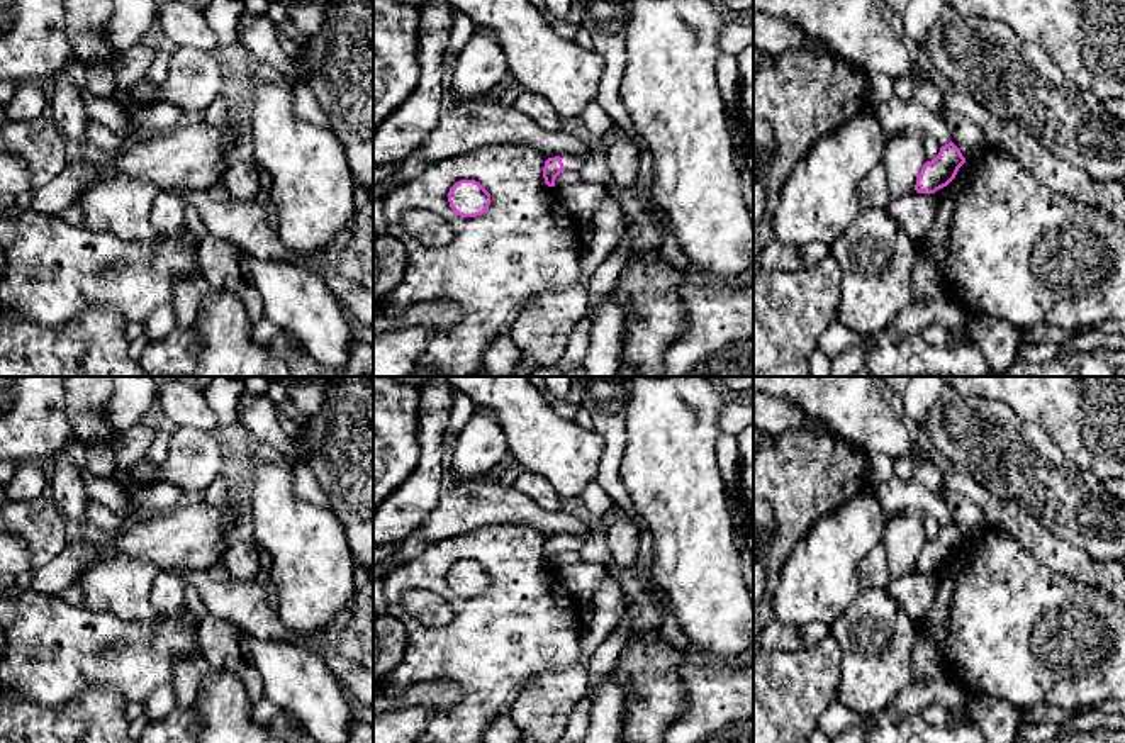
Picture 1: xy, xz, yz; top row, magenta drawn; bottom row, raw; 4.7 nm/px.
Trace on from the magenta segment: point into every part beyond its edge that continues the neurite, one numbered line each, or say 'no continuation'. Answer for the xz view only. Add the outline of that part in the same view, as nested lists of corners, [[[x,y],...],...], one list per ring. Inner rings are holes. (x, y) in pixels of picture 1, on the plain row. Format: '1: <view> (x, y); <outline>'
1: xz (572, 543); [[[562,534],[560,538],[562,538],[565,550],[568,551],[580,551],[580,548],[584,546],[584,541],[577,536]]]

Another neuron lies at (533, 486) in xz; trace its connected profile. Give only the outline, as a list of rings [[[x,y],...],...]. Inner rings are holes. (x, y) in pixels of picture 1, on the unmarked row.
[[[524,472],[518,477],[514,487],[533,499],[540,507],[551,512],[562,511],[562,497],[543,477]]]

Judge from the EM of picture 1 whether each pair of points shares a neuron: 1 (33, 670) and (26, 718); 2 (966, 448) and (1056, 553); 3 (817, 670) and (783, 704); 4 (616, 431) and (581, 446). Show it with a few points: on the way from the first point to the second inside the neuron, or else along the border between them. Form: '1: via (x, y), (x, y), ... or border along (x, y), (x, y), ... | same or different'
1: border along (17, 698), (43, 706), (61, 706), (68, 701) | different
2: border along (976, 482), (998, 496), (1015, 501), (1042, 526) | different
3: via (808, 679), (791, 696) | same
4: border along (593, 430), (603, 440), (601, 463), (596, 475) | different

